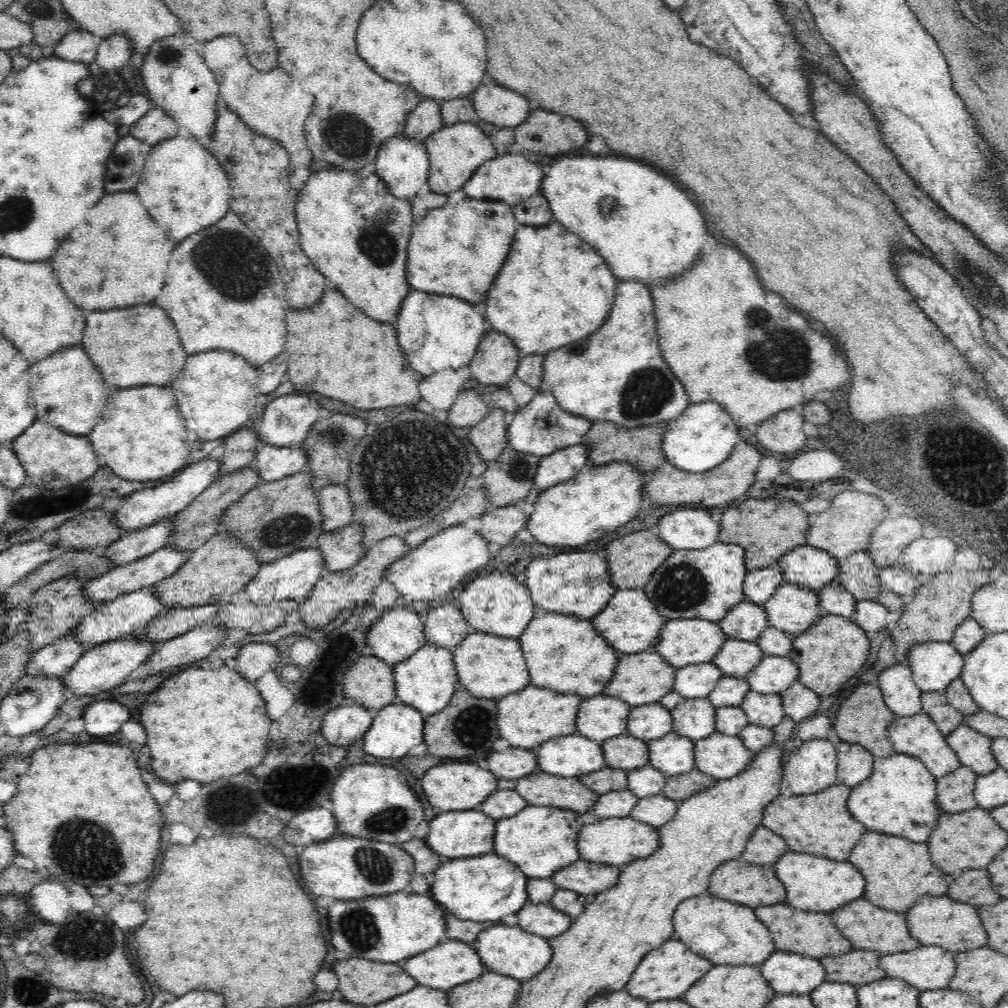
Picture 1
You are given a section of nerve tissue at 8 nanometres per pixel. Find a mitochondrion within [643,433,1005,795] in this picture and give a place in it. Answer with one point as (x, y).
(679, 587)

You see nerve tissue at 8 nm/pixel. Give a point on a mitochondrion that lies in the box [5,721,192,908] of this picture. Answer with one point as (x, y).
(89, 852)

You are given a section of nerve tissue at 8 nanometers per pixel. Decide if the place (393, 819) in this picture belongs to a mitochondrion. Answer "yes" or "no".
yes

